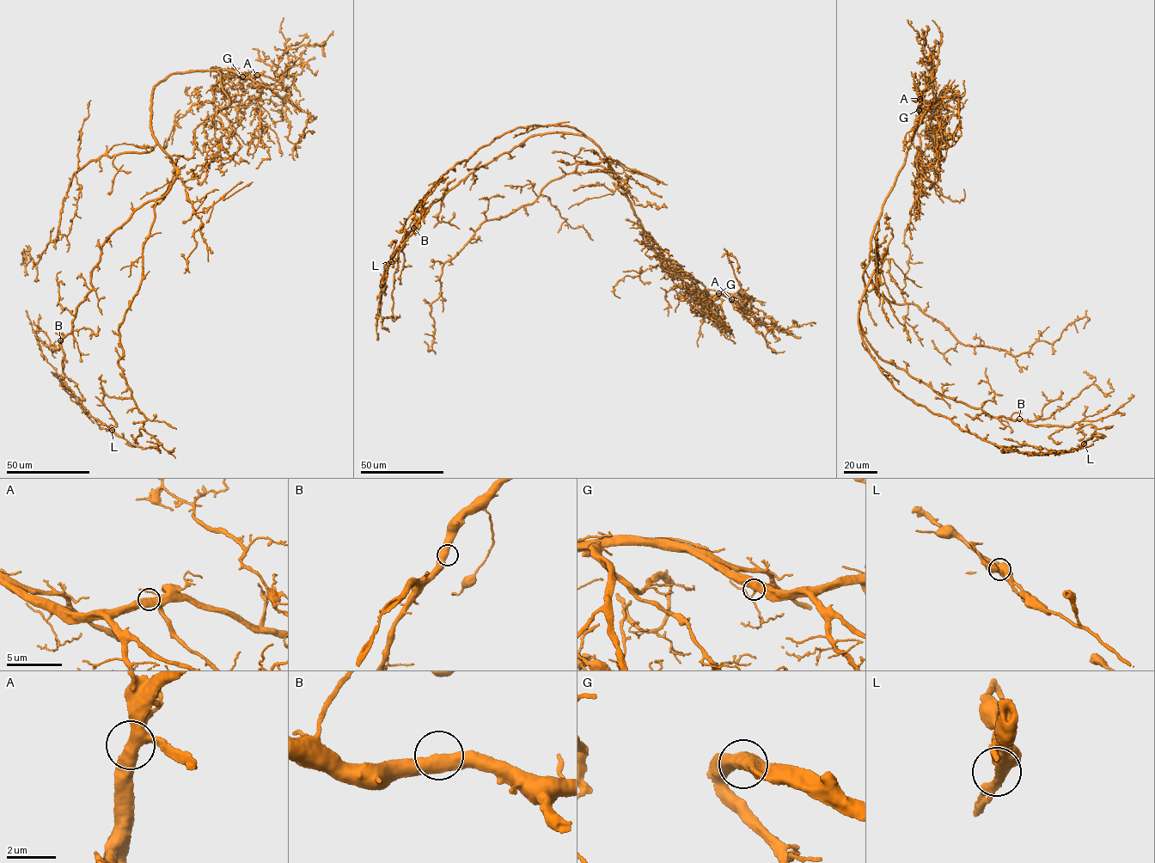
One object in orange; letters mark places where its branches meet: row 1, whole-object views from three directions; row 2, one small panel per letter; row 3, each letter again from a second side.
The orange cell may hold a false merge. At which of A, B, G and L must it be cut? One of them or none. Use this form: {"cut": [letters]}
{"cut": []}

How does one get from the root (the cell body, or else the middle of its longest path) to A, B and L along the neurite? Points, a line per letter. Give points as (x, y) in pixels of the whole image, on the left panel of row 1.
A: (174, 180), (176, 167), (152, 130), (155, 85), (172, 74), (198, 70), (257, 75)
B: (174, 180), (167, 193), (142, 205), (106, 239), (93, 268), (92, 289), (77, 306), (72, 333), (60, 340)
L: (174, 180), (106, 239), (92, 289), (60, 341), (64, 381), (81, 407), (112, 430)

